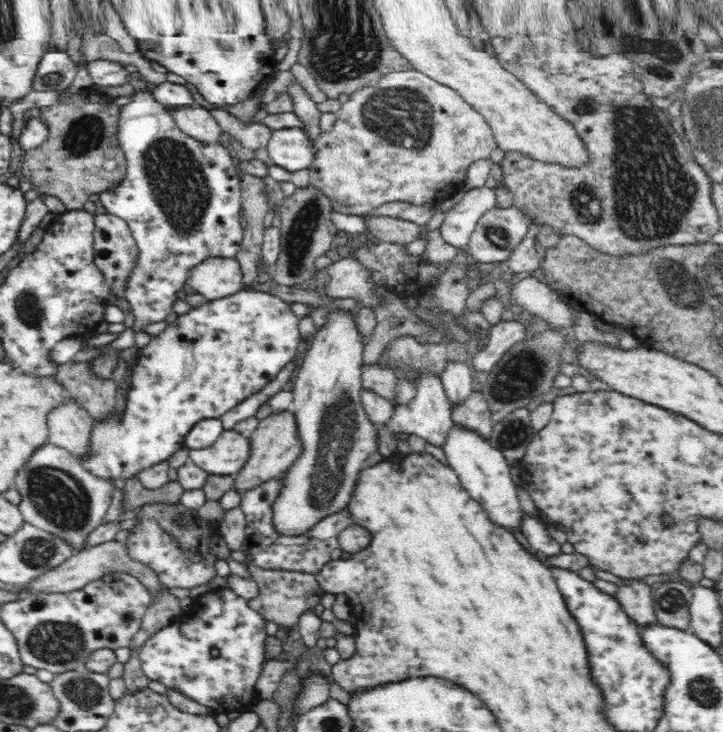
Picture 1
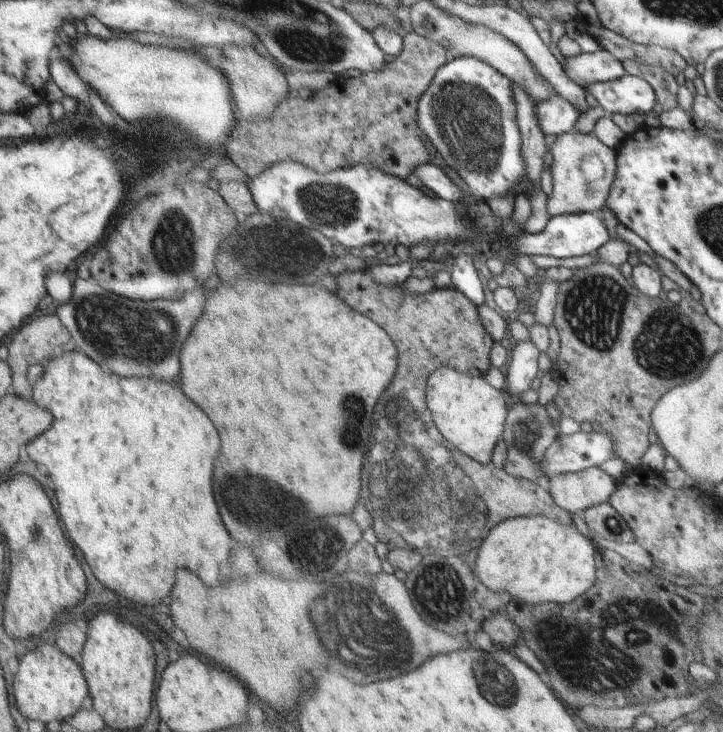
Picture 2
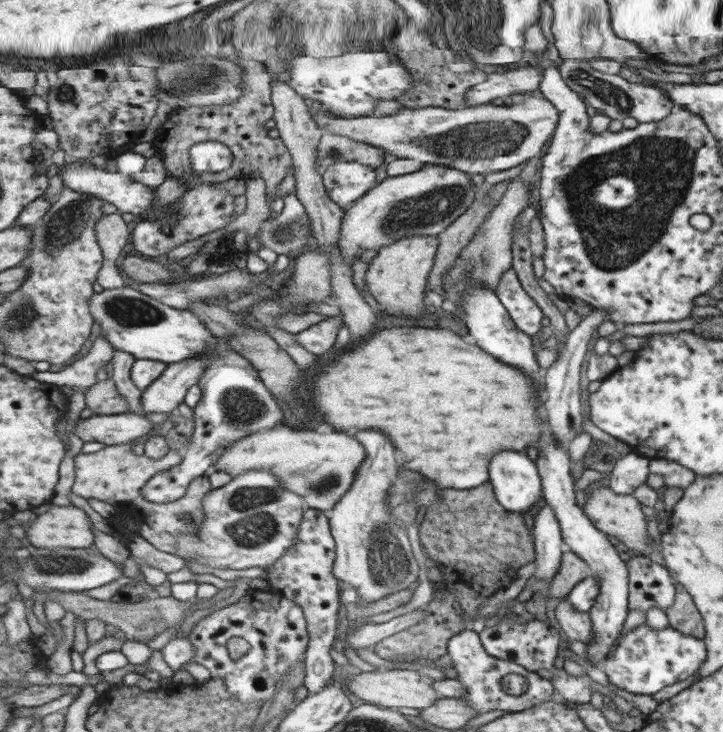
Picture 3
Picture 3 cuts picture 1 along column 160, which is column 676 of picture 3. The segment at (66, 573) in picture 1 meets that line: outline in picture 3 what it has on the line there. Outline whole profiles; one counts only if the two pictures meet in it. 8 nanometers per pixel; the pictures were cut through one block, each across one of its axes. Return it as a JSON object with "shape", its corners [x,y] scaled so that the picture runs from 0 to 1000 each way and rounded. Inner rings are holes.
{"shape":[[[935,798],[935,818],[932,825],[920,833],[920,837],[929,858],[938,859],[949,869],[974,872],[976,859],[972,842],[965,836],[953,809],[942,798]]]}

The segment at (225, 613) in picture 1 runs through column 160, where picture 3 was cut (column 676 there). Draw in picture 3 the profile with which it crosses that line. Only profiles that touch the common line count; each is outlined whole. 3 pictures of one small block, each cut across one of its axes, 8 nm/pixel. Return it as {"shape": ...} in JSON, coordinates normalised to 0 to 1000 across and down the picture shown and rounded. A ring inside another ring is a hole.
{"shape":[[[892,850],[856,872],[848,896],[835,900],[830,913],[841,923],[841,932],[852,940],[902,952],[916,940],[961,921],[974,910],[976,900],[976,883],[971,873],[949,869],[927,854],[916,861],[903,861]]]}

